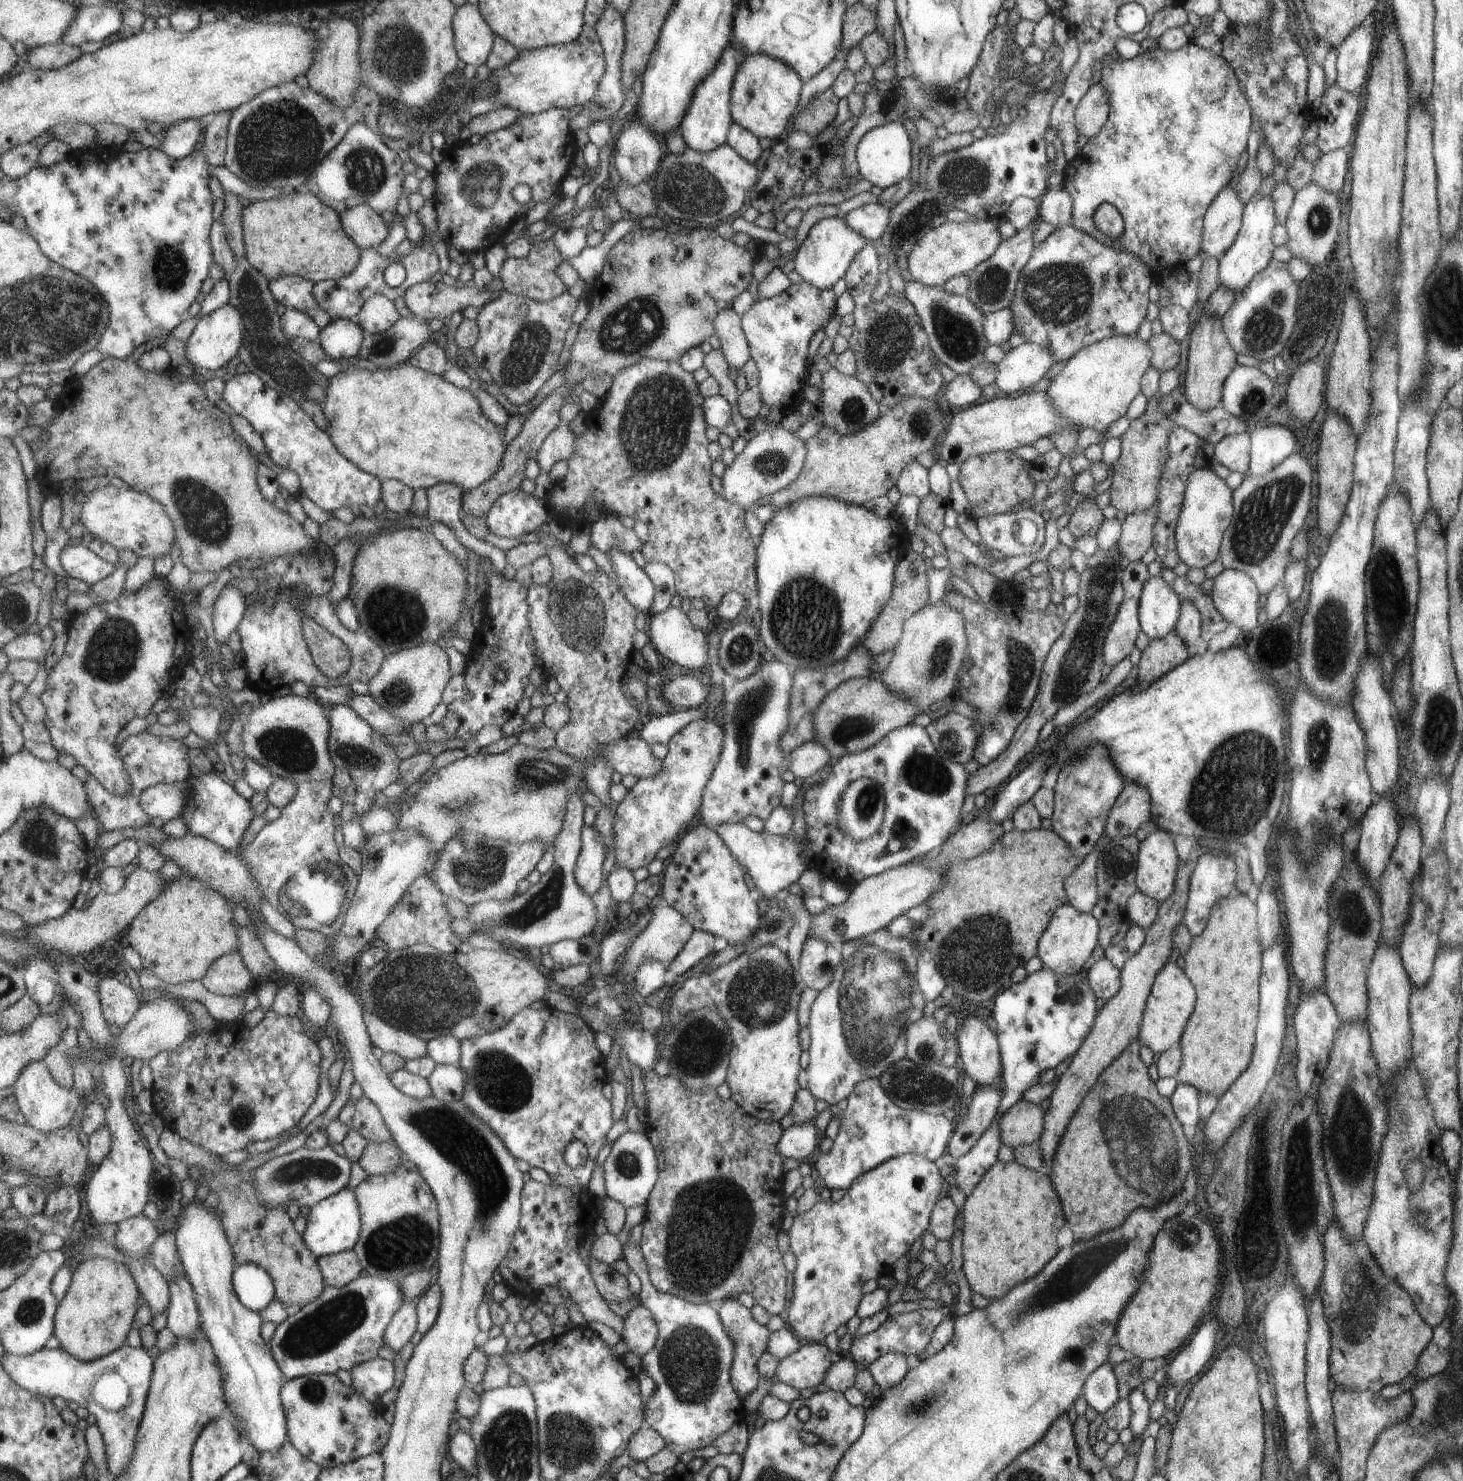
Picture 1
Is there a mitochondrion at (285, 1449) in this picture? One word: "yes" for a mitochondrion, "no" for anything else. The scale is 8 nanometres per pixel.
no

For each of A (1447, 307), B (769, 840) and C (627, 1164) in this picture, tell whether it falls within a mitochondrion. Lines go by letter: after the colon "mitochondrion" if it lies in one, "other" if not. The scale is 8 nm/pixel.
A: mitochondrion
B: other
C: mitochondrion

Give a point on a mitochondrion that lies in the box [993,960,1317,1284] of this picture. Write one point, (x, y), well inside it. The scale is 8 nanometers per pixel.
(1128, 1117)

